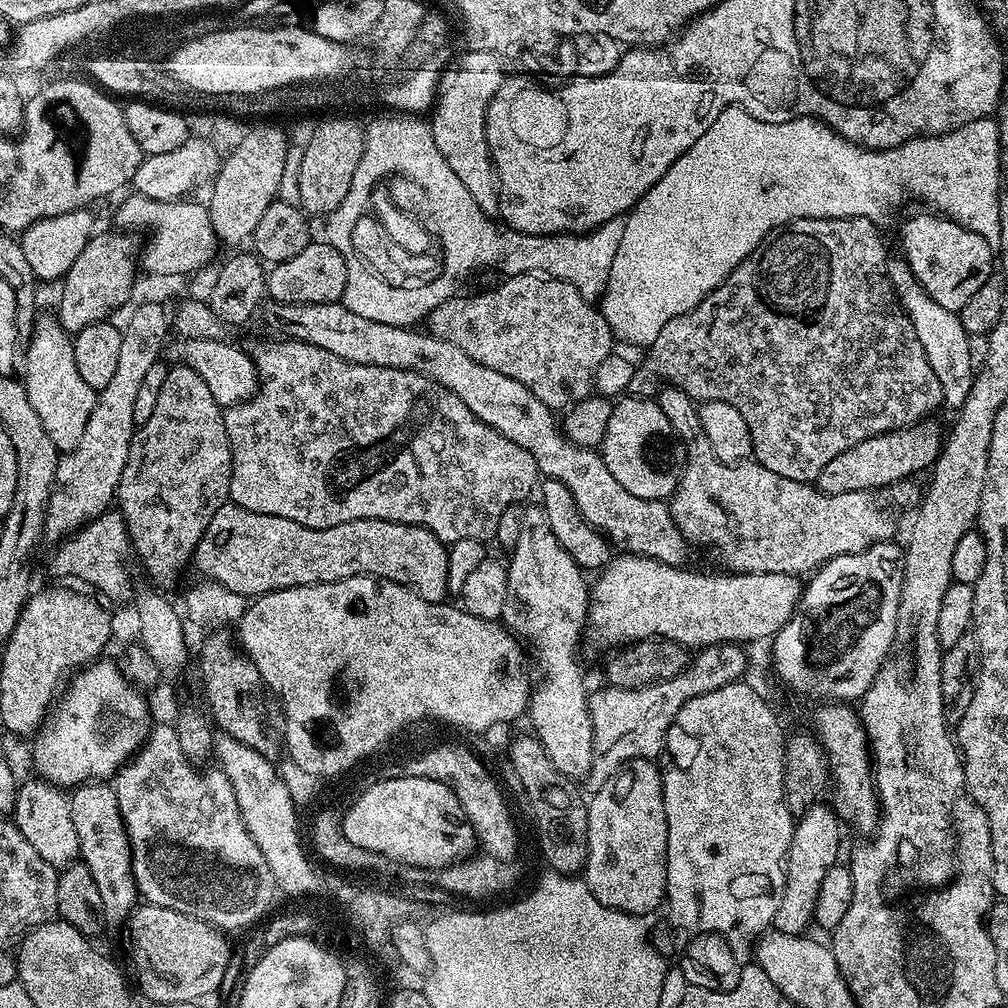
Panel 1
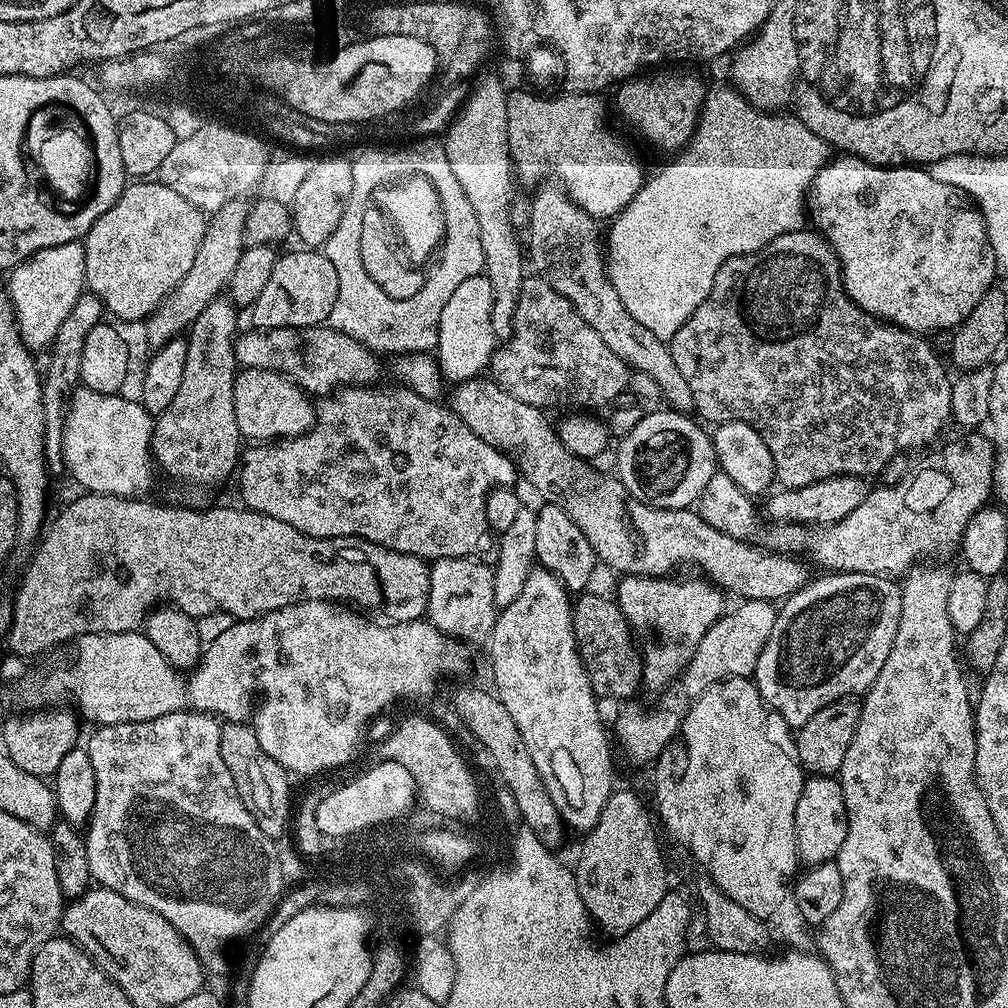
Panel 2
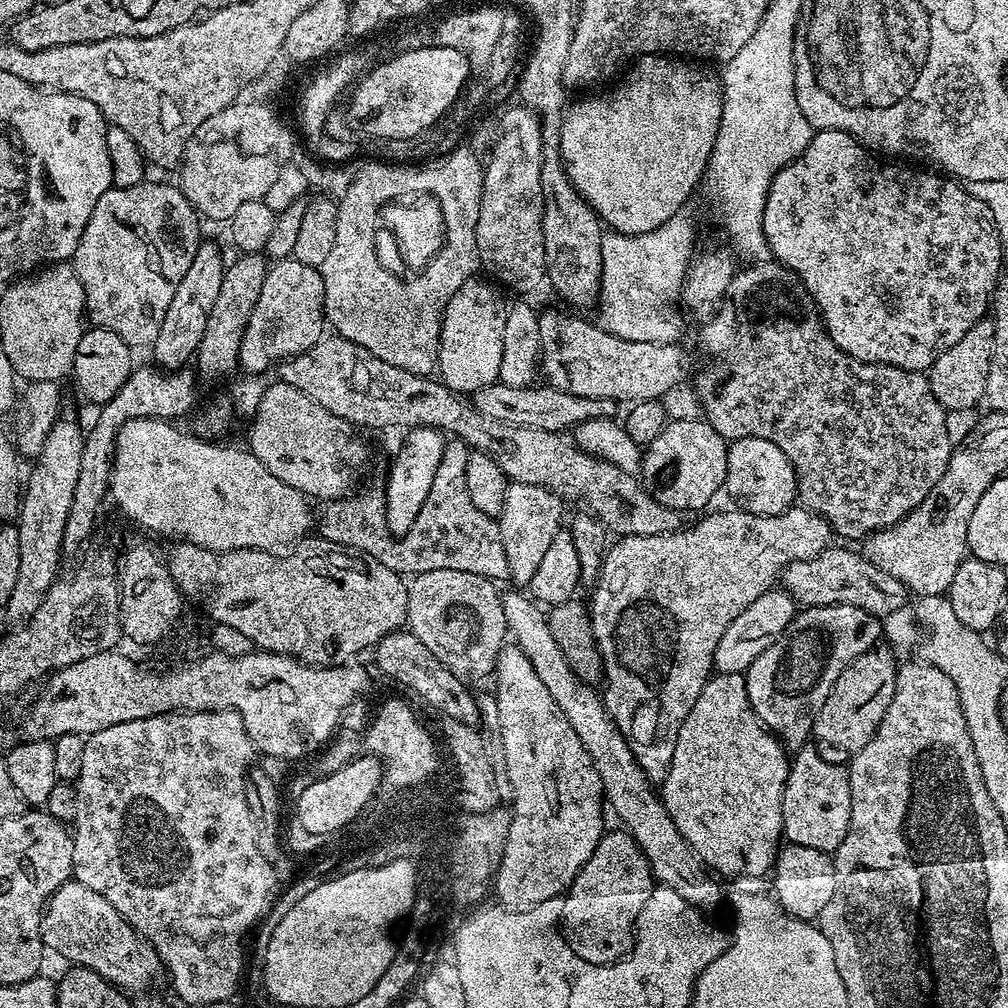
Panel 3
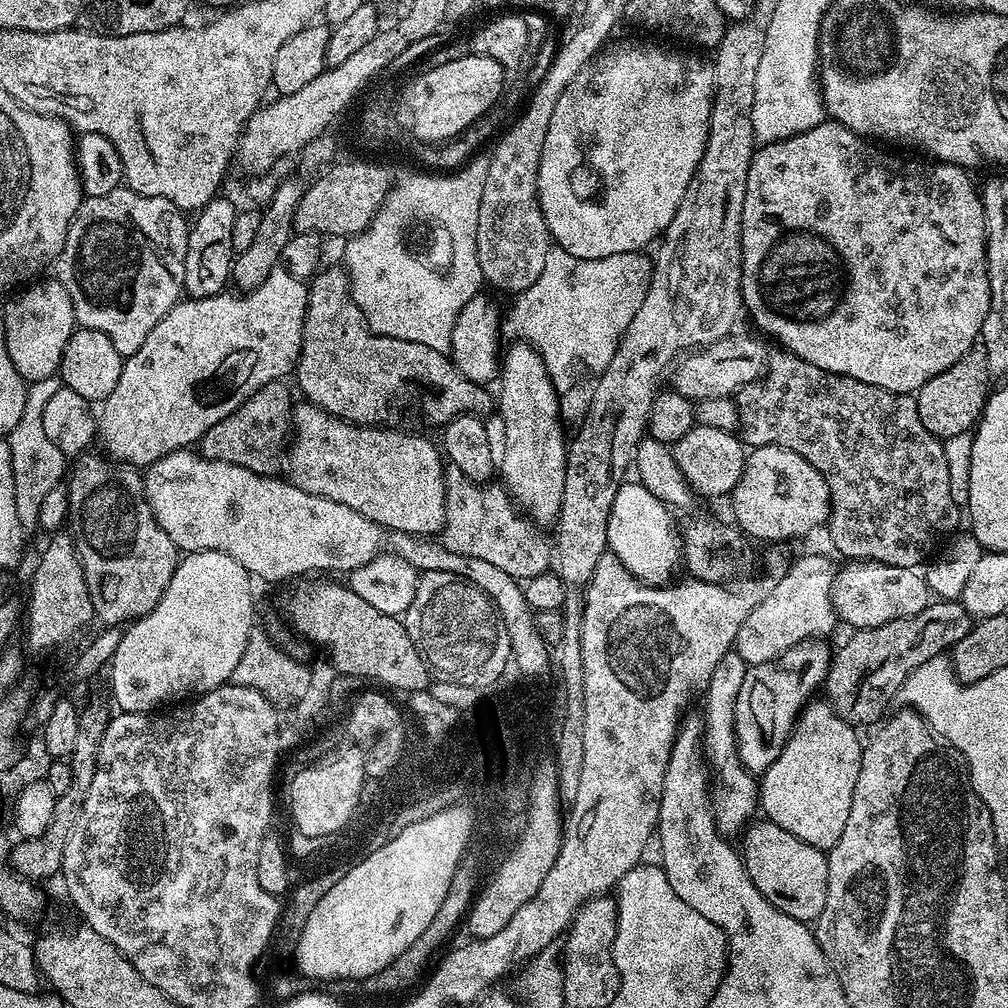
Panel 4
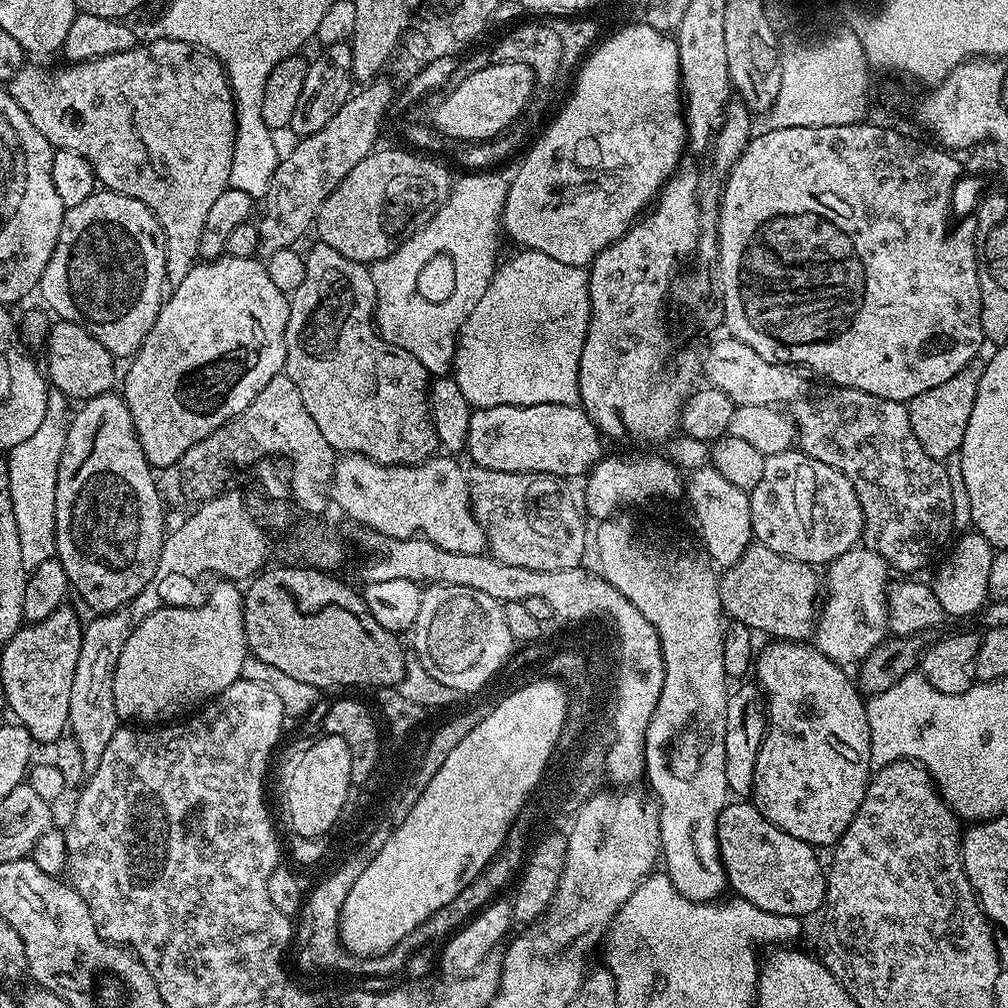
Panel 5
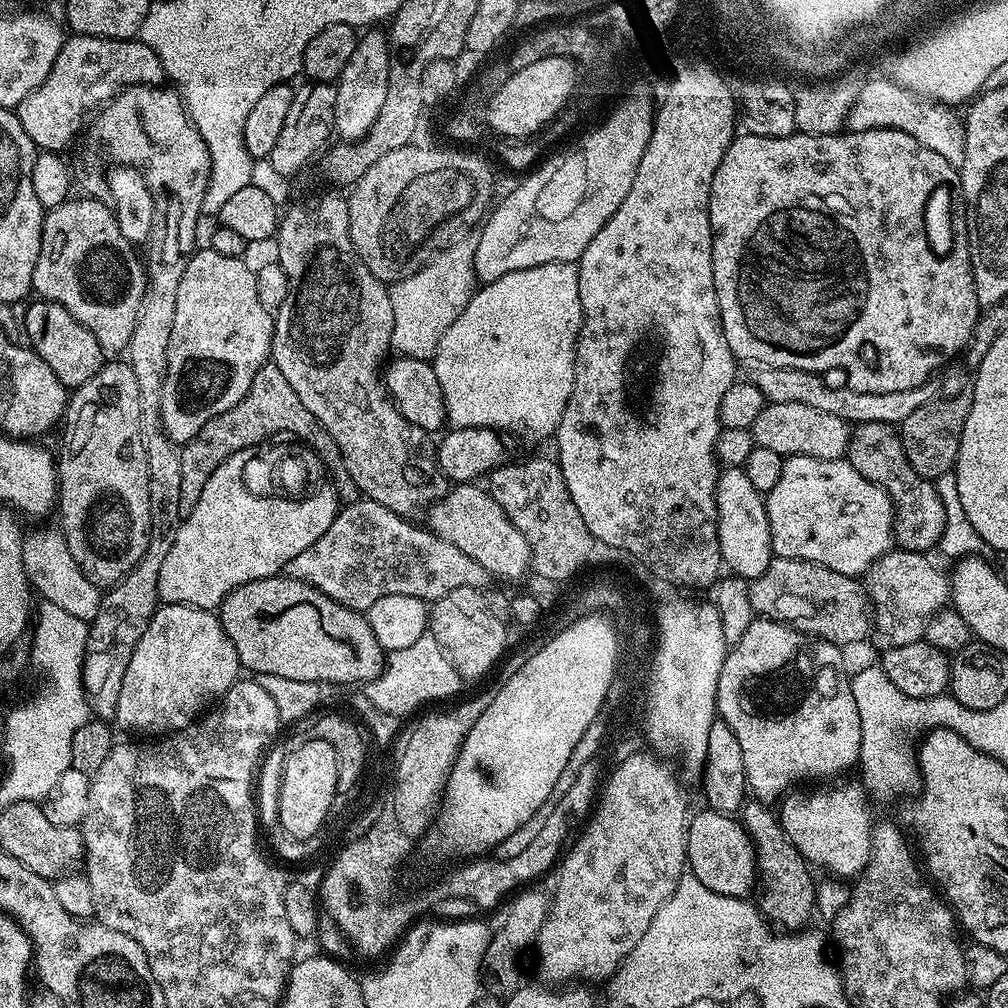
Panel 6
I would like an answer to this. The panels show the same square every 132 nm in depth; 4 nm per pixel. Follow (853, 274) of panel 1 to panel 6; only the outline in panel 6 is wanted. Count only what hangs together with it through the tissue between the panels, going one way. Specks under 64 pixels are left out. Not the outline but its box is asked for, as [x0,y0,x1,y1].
[846,422,946,553]

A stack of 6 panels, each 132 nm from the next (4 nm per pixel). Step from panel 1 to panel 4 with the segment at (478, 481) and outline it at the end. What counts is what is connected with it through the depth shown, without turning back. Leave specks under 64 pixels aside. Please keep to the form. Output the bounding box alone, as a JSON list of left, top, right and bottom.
[438,467,553,581]

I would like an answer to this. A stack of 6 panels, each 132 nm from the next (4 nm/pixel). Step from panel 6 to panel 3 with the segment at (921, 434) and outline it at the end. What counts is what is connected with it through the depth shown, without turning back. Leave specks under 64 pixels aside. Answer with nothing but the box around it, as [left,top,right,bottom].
[926,318,994,411]

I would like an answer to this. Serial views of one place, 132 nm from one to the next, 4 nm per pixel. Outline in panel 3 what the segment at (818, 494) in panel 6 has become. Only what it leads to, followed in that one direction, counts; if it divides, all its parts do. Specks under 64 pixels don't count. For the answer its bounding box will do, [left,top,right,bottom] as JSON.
[724,438,797,516]

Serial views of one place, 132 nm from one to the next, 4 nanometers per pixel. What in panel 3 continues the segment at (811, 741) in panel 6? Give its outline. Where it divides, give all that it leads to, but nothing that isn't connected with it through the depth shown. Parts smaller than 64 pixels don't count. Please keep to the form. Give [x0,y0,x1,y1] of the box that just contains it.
[782,746,850,854]

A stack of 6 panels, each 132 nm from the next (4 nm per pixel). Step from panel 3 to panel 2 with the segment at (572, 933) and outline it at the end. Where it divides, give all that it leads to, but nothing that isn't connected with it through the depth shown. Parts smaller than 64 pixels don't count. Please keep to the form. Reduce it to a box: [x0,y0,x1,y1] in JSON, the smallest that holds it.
[574,791,670,938]

